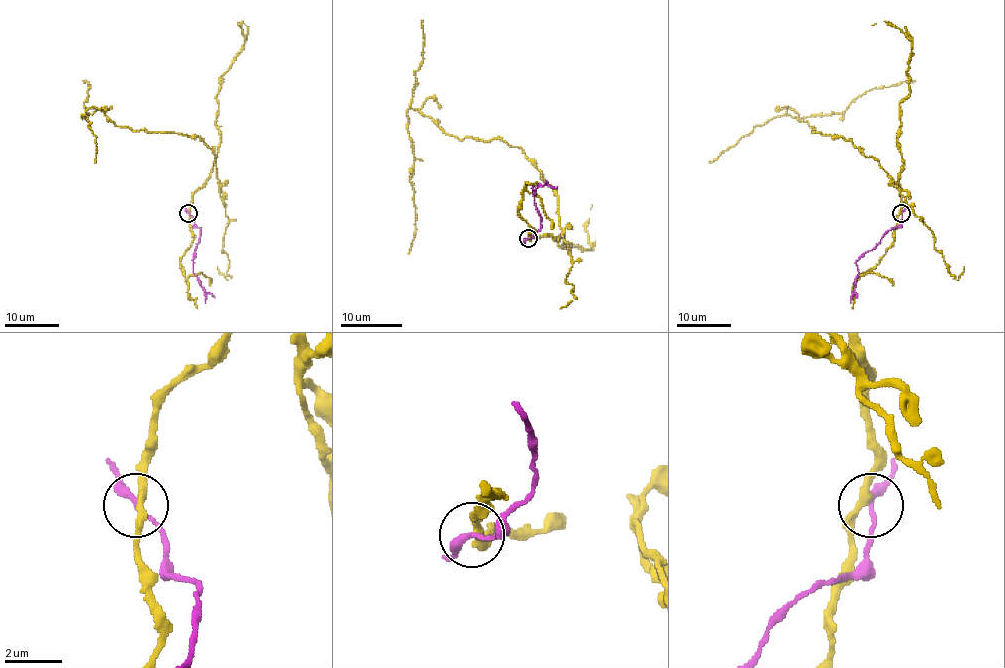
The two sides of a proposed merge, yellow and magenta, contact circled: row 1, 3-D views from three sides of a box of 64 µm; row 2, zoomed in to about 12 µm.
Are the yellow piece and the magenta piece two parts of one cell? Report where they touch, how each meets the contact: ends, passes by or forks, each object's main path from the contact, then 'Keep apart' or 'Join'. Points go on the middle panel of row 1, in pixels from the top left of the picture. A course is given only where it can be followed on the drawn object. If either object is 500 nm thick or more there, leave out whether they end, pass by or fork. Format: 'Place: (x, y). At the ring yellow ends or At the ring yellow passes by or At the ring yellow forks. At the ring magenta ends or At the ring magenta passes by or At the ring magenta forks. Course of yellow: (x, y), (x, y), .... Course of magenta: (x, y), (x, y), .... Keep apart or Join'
Place: (528, 238). At the ring yellow passes by. At the ring magenta passes by. Course of yellow: (528, 237), (551, 235), (558, 226), (558, 197), (520, 148), (450, 136), (409, 107), (415, 237), (408, 253). Course of magenta: (528, 238), (534, 237), (540, 227), (533, 186), (533, 189), (545, 185), (546, 180). Keep apart

